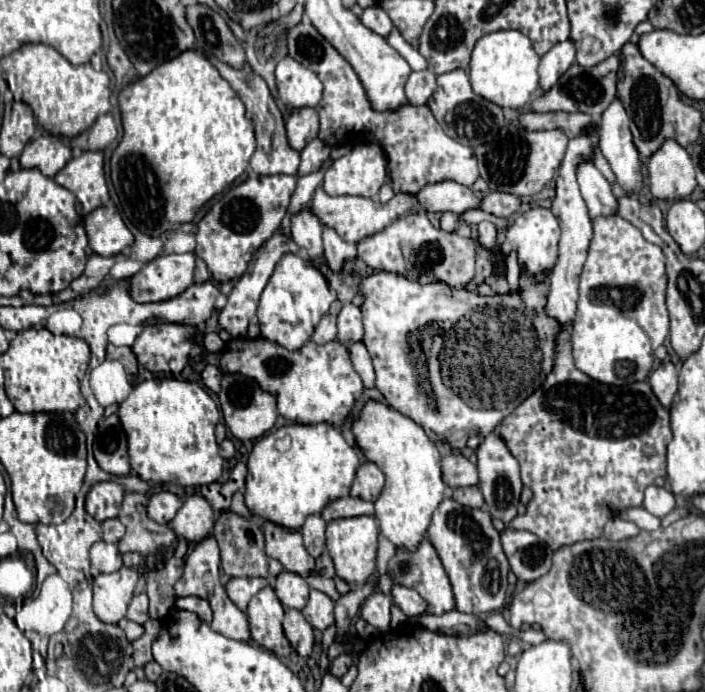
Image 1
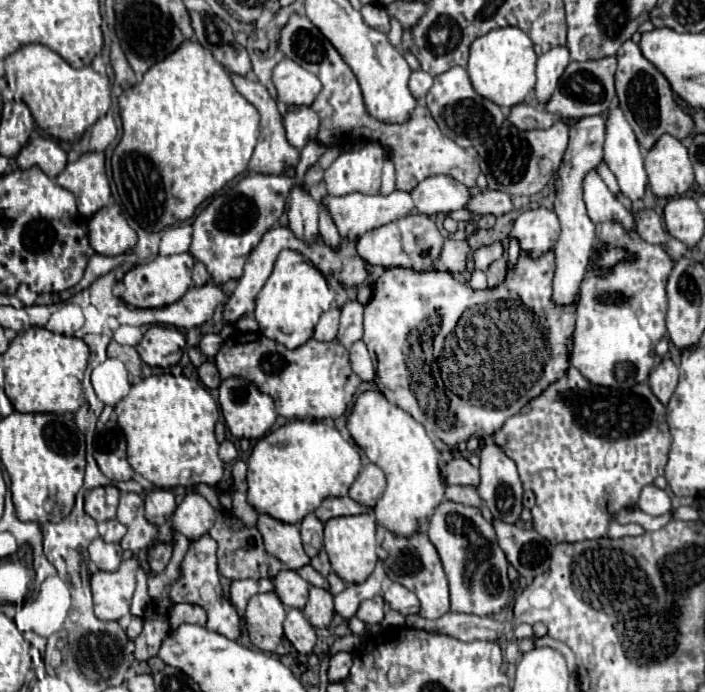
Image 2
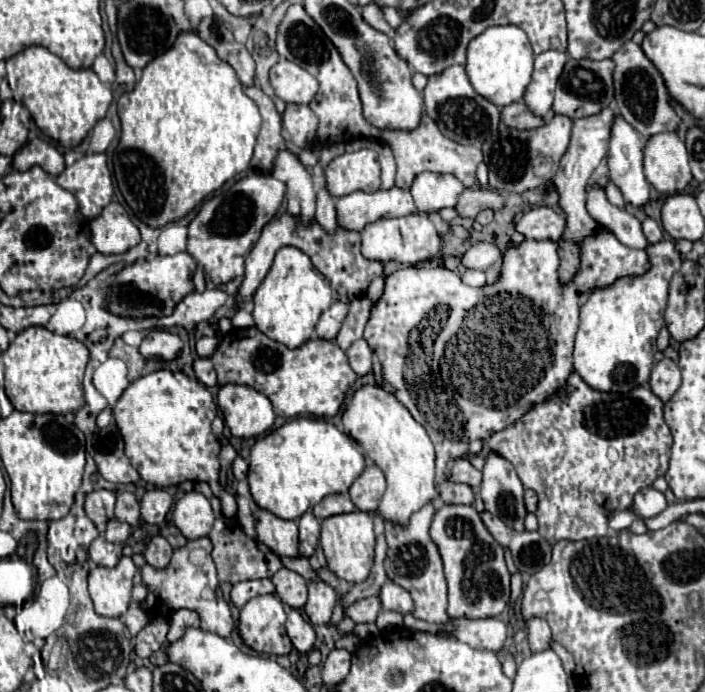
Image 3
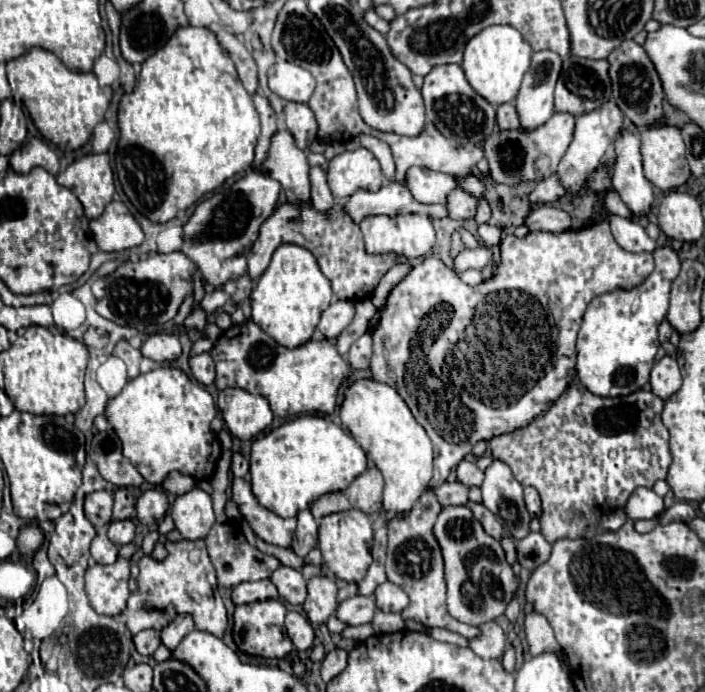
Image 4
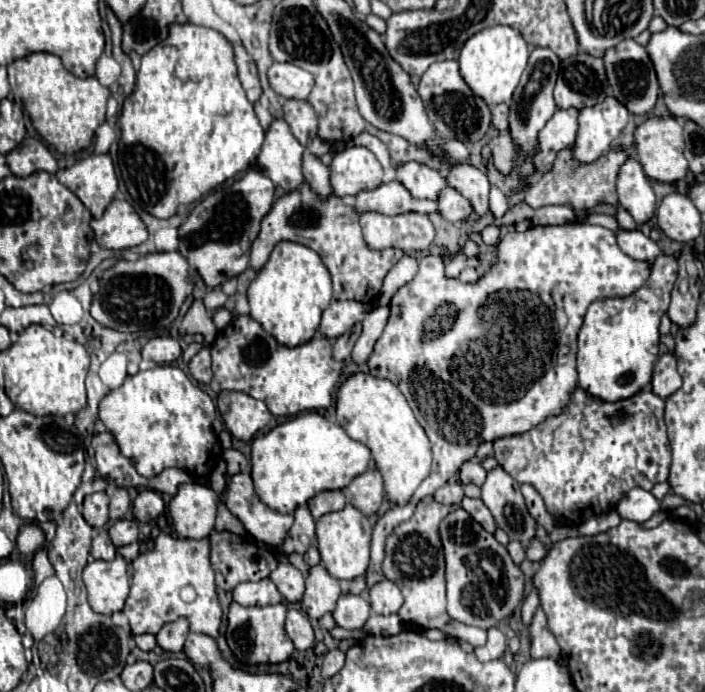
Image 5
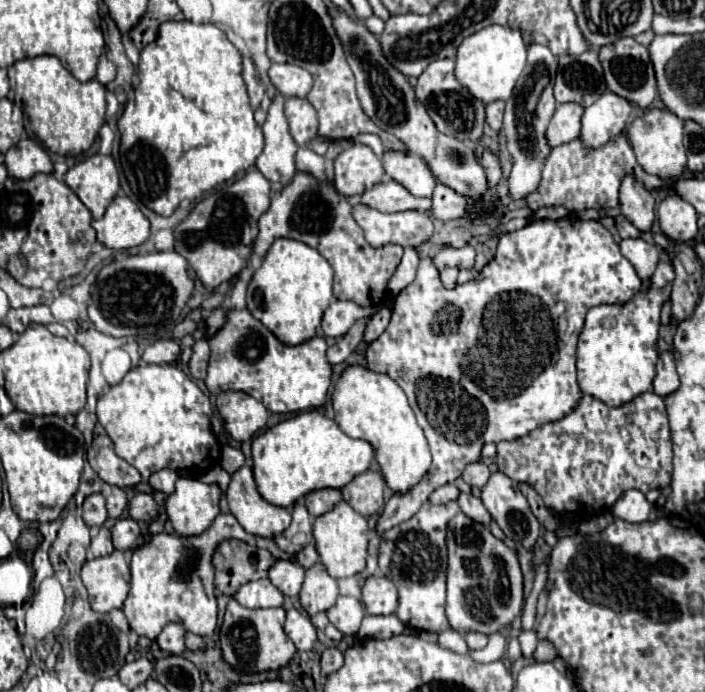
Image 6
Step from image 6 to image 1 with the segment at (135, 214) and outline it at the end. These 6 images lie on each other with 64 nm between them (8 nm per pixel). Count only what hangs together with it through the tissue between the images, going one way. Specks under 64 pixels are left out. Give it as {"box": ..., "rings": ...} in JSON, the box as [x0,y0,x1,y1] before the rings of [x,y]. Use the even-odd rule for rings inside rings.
{"box":[84,206,134,256],"rings":[[[102,206],[84,216],[90,248],[100,256],[116,256],[134,244],[132,232],[126,228],[116,206]]]}

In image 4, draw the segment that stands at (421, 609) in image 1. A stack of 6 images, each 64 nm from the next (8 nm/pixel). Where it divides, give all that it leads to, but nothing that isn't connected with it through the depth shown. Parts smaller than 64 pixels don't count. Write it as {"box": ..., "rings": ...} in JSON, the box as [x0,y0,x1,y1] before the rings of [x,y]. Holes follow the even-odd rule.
{"box":[374,582,408,612],"rings":[[[384,582],[374,590],[374,600],[382,612],[402,612],[408,606],[404,590],[392,582]]]}

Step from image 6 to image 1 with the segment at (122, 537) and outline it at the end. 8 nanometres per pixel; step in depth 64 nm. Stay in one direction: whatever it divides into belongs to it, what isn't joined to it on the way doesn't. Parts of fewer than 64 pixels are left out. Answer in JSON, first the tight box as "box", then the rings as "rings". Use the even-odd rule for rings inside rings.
{"box":[102,518,124,542],"rings":[[[118,518],[106,520],[106,522],[102,522],[102,526],[104,526],[104,540],[106,542],[118,542],[124,536],[124,526]]]}

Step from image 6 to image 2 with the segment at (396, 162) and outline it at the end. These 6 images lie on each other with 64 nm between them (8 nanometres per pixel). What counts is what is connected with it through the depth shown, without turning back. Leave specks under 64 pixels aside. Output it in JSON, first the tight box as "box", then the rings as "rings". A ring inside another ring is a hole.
{"box":[410,176,470,214],"rings":[[[428,176],[410,192],[420,214],[448,214],[466,206],[470,190],[450,176]]]}

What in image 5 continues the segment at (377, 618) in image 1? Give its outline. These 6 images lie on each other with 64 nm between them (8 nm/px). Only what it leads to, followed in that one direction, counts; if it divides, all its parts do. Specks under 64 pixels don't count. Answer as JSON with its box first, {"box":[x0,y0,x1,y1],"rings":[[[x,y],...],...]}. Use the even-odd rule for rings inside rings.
{"box":[332,594,370,630],"rings":[[[346,594],[346,596],[338,598],[338,604],[336,604],[332,616],[340,628],[358,630],[364,626],[364,622],[370,616],[370,604],[368,604],[368,600],[356,596],[356,594]]]}

